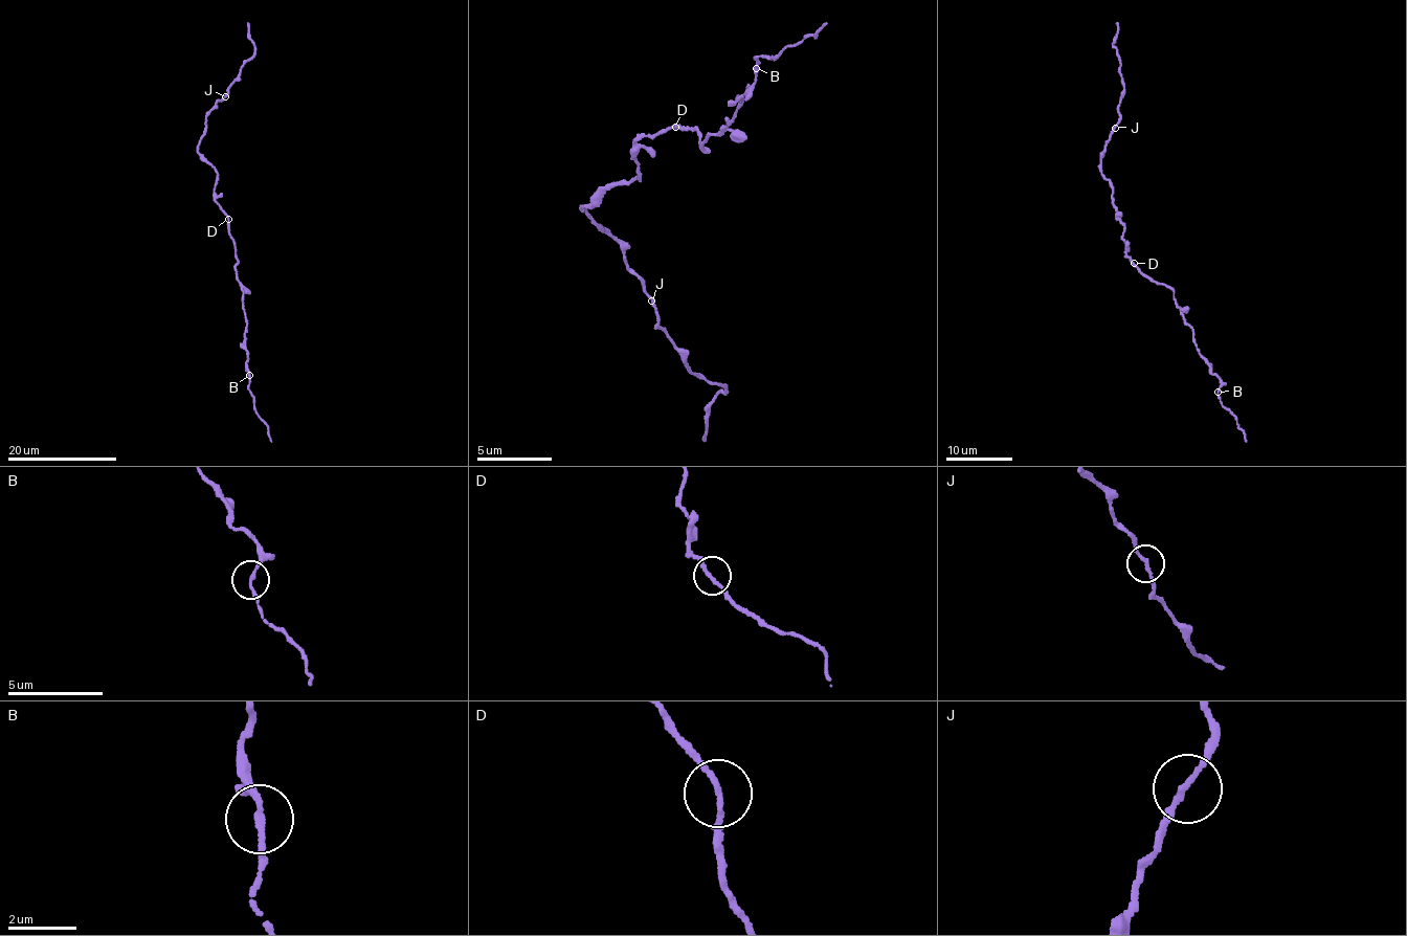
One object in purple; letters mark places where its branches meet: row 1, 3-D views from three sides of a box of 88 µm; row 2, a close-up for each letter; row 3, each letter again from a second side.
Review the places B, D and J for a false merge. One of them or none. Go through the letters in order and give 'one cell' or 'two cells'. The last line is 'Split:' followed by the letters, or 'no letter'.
B: one cell
D: one cell
J: one cell
Split: no letter

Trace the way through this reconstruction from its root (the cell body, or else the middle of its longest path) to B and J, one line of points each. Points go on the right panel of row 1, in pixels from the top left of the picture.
B: (1130, 259), (1143, 276), (1174, 293), (1176, 308), (1192, 329), (1196, 349), (1220, 379), (1218, 392)
J: (1130, 259), (1123, 238), (1124, 224), (1118, 219), (1111, 184), (1101, 171), (1104, 145), (1115, 127)

